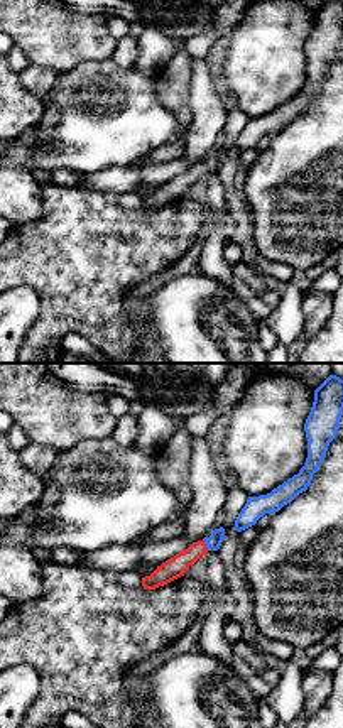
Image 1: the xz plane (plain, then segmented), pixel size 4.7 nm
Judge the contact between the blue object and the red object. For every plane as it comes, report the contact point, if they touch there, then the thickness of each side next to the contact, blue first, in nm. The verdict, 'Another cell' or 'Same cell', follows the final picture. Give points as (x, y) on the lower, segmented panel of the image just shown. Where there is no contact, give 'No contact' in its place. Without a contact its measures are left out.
Touches blue at (205, 543). Thickness 70 nm (blue) against 100 nm

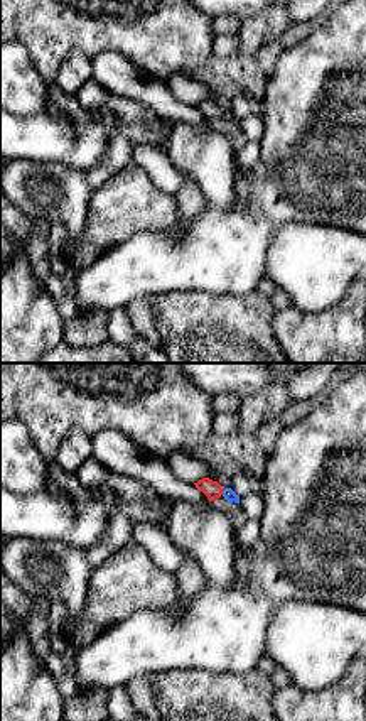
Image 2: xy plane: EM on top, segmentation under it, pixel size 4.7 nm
Touches blue at (223, 492). Thickness 60 nm (blue) against 90 nm

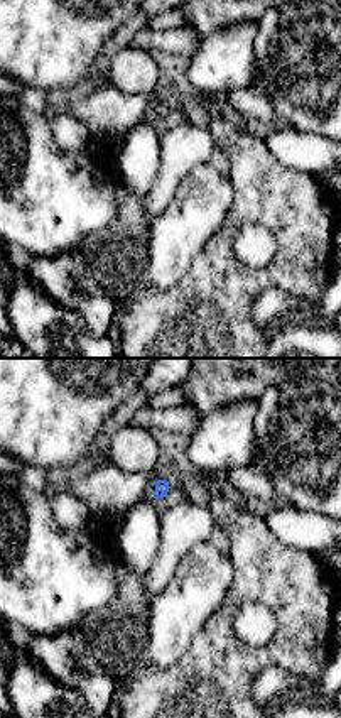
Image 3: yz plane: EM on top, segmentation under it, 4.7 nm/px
No contact

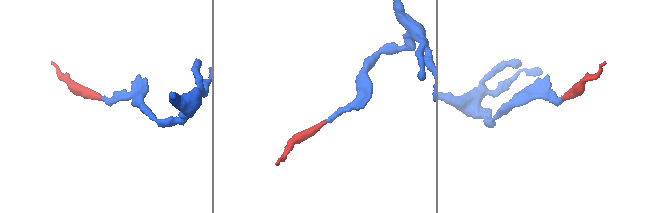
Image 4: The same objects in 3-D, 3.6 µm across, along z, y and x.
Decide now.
Same cell

